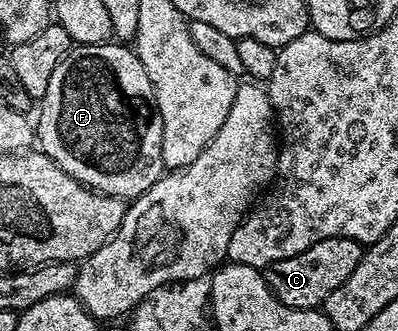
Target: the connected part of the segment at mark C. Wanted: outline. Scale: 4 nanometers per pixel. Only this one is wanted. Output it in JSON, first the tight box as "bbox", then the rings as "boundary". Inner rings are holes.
{"bbox":[264,238,364,308],"boundary":[[[324,238],[292,258],[280,258],[280,262],[272,262],[264,270],[264,275],[272,294],[276,294],[284,306],[318,308],[325,305],[328,294],[332,294],[336,286],[344,286],[344,282],[348,282],[348,274],[360,266],[363,251],[364,245],[352,238]]]}

